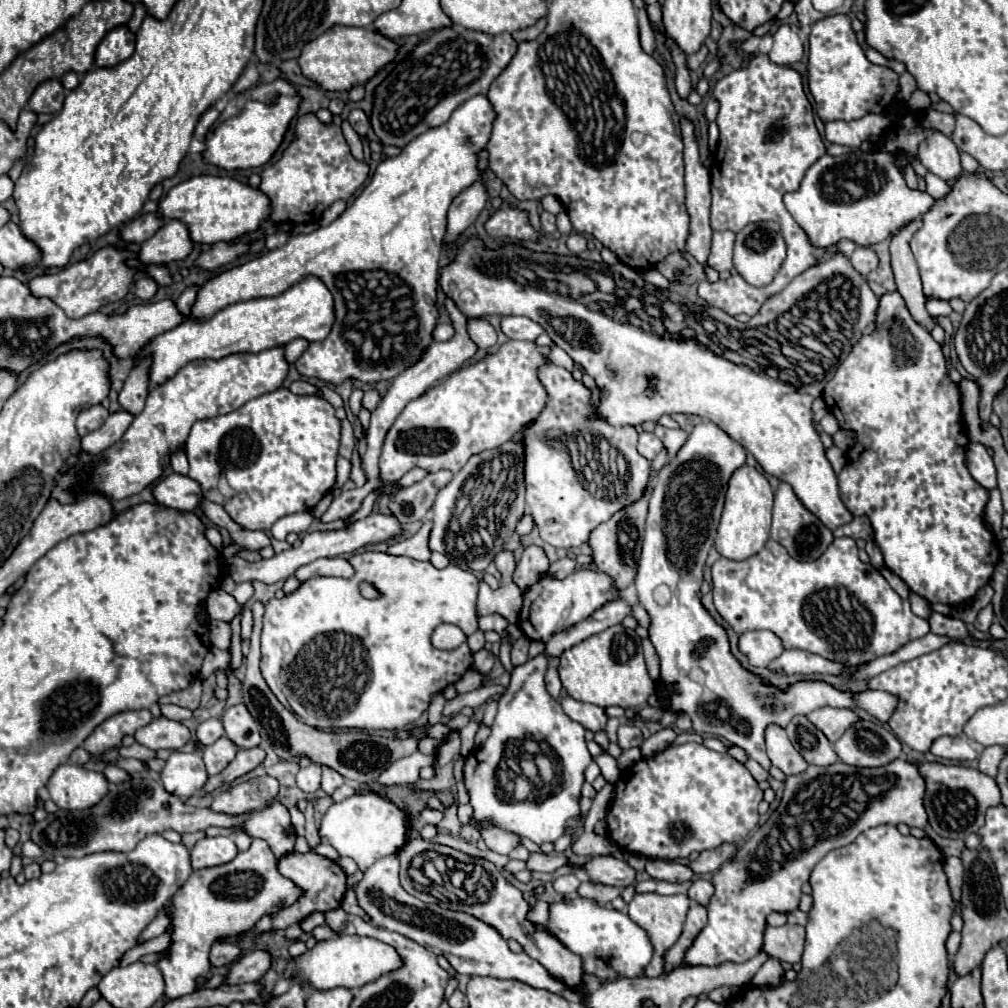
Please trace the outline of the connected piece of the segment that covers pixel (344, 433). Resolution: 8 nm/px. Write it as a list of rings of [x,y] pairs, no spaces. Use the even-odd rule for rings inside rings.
[[[346,418],[341,421],[341,439],[339,445],[339,455],[350,459],[355,448],[355,438],[353,428],[349,420]]]

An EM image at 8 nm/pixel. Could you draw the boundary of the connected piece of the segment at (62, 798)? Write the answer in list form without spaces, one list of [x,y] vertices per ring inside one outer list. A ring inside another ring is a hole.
[[[59,765],[47,783],[51,799],[67,811],[89,809],[109,791],[107,779],[79,765]]]

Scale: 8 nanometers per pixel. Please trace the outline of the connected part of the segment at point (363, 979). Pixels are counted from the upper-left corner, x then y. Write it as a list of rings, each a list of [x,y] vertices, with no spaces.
[[[339,935],[331,941],[317,943],[311,951],[305,951],[301,957],[293,959],[295,971],[293,977],[301,981],[303,985],[313,985],[315,989],[333,989],[333,987],[347,987],[355,989],[361,985],[367,985],[369,981],[375,981],[377,977],[391,973],[401,965],[401,957],[397,957],[397,951],[391,945],[385,945],[383,941],[371,939],[371,937],[359,937],[359,935]]]

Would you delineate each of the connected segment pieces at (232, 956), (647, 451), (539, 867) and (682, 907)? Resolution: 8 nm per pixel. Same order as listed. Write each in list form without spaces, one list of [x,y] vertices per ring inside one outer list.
[[[219,941],[213,945],[209,961],[211,961],[211,967],[223,967],[223,965],[231,965],[239,955],[241,955],[241,949],[237,945]]]
[[[641,433],[639,435],[639,445],[637,445],[637,451],[645,457],[645,459],[653,459],[659,451],[663,449],[663,443],[661,443],[661,439],[655,435],[655,433]]]
[[[531,853],[529,859],[527,859],[527,869],[529,871],[551,873],[551,871],[555,871],[557,867],[561,867],[565,863],[567,863],[567,857],[549,857],[545,853]]]
[[[635,893],[635,897],[629,903],[627,915],[645,929],[651,945],[653,945],[653,961],[645,967],[645,977],[659,977],[663,973],[663,953],[667,947],[671,947],[683,929],[683,921],[687,915],[687,909],[691,905],[691,899],[687,895],[657,895],[657,893]]]

